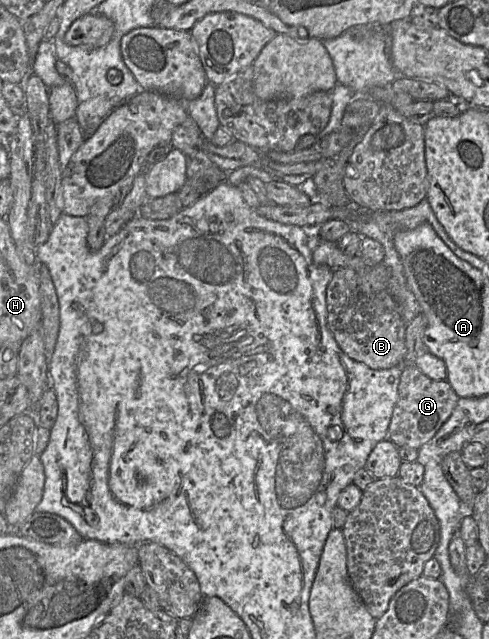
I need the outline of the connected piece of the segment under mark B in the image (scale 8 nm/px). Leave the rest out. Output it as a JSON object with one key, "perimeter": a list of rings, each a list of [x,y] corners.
{"perimeter":[[[341,268],[333,270],[326,303],[328,328],[347,356],[376,370],[401,365],[406,354],[406,323],[389,291],[367,293],[359,285],[354,270]]]}

